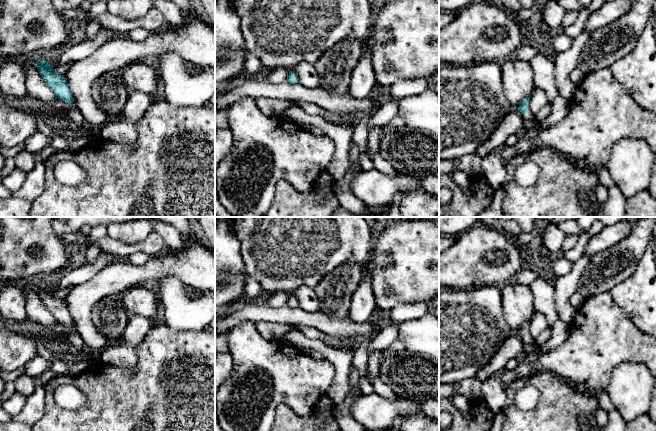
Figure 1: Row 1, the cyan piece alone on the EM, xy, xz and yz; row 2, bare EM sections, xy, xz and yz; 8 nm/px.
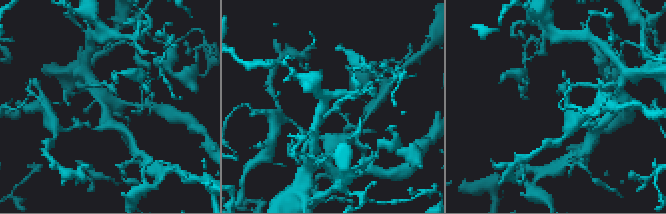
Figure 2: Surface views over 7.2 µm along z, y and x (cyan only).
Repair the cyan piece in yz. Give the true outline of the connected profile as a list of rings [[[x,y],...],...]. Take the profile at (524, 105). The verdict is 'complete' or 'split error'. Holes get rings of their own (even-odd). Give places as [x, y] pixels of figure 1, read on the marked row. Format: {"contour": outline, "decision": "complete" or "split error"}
{"contour": [[[531,94],[528,95],[526,98],[523,99],[523,101],[520,103],[518,110],[521,112],[521,114],[525,117],[525,126],[526,128],[529,128],[531,125],[536,124],[537,127],[541,123],[535,118],[535,114],[533,114],[529,110],[529,102],[531,99]]], "decision": "split error"}

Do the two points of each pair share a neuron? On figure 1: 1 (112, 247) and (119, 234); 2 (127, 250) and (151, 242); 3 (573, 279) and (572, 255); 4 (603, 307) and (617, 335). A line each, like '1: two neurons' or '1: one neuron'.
1: two neurons
2: one neuron
3: two neurons
4: one neuron

